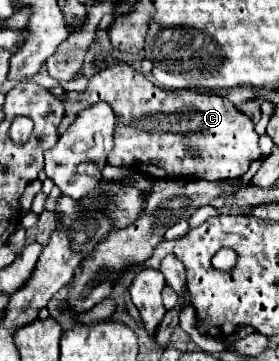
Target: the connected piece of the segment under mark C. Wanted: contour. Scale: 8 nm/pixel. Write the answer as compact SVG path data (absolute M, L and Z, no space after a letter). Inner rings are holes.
M129 64L109 66L97 72L85 90L65 94L65 116L59 124L59 134L67 130L83 108L97 102L107 102L117 114L115 146L105 160L111 166L129 166L145 176L163 180L225 180L241 178L261 154L259 134L251 118L241 114L225 96L199 90L159 90ZM185 146L201 150L201 156L191 158Z

